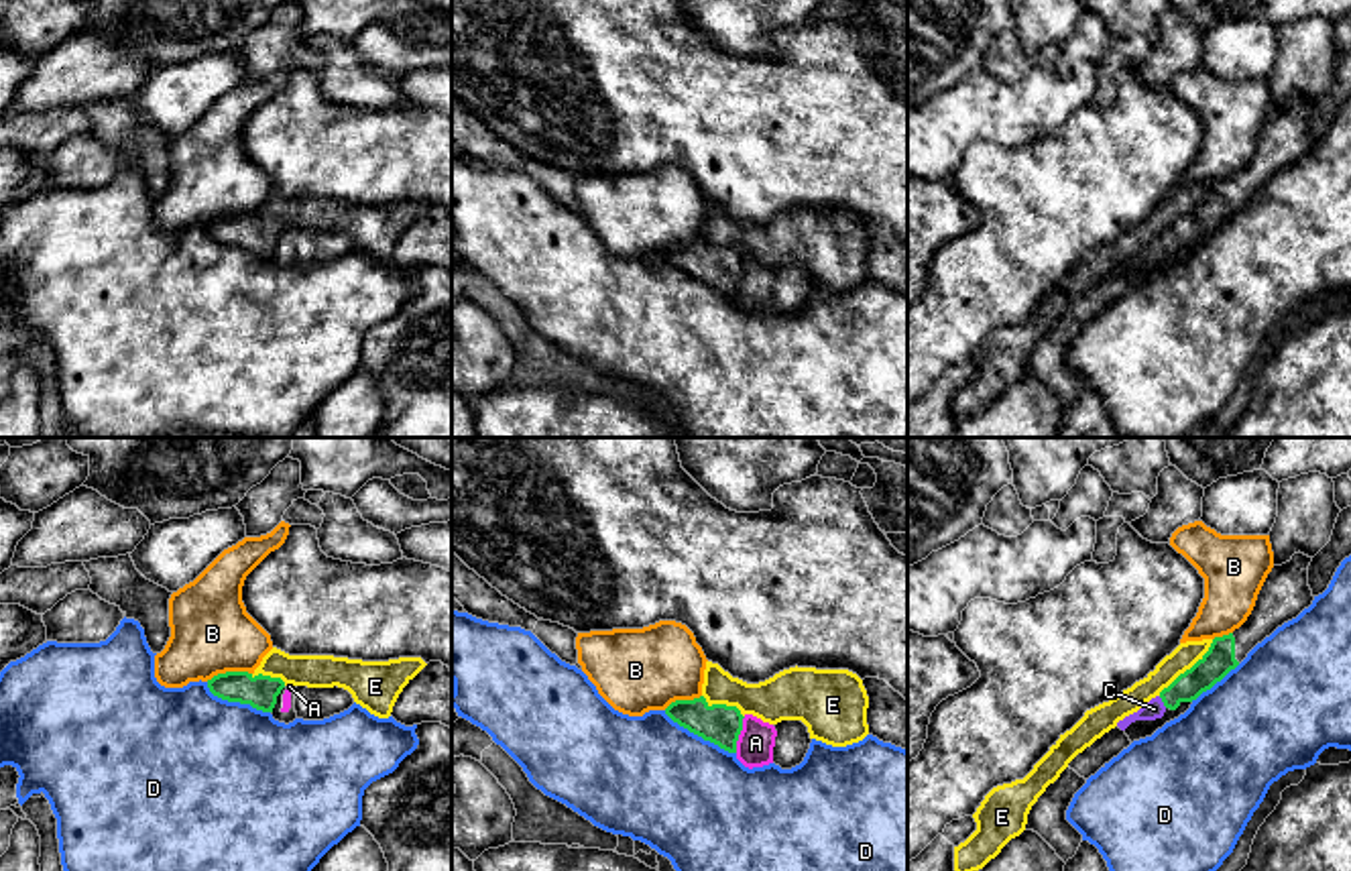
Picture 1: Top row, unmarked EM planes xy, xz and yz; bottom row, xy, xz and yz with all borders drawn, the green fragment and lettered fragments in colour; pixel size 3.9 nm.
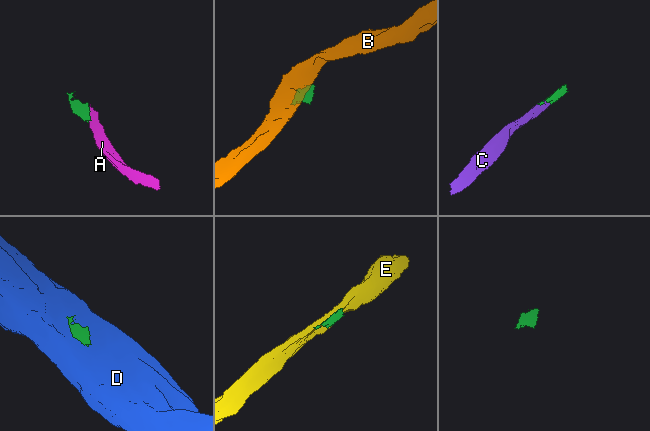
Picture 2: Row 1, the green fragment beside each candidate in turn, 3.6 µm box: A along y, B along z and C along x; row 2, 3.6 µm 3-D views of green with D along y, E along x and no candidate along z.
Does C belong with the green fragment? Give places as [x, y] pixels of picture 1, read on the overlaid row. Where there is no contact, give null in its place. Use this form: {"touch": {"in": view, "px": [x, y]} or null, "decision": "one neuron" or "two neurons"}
{"touch": {"in": "yz", "px": [1162, 701]}, "decision": "one neuron"}

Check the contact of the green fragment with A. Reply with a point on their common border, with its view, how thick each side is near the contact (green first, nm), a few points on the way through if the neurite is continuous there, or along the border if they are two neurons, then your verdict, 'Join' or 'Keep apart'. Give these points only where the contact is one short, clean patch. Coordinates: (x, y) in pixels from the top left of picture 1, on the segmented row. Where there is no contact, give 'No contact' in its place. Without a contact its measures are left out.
Touches green at xz (739, 733). Thickness 160 nm (green) against 150 nm. Boundary: xz (745, 717), (735, 751). Keep apart

